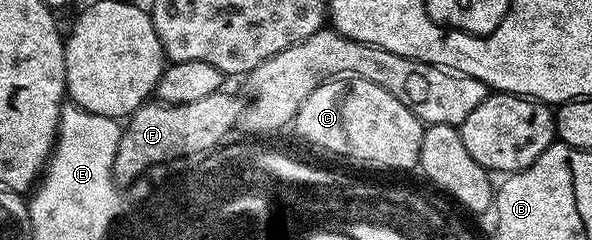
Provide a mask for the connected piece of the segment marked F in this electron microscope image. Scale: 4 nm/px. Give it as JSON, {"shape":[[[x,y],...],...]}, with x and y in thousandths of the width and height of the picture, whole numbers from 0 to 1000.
{"shape":[[[383,379],[346,396],[346,413],[333,413],[333,429],[255,433],[236,438],[213,492],[196,629],[201,671],[208,671],[208,654],[242,654],[242,688],[257,704],[258,692],[274,688],[291,663],[341,646],[385,583],[383,550],[395,529],[397,500],[404,488],[404,421],[389,404]]]}

